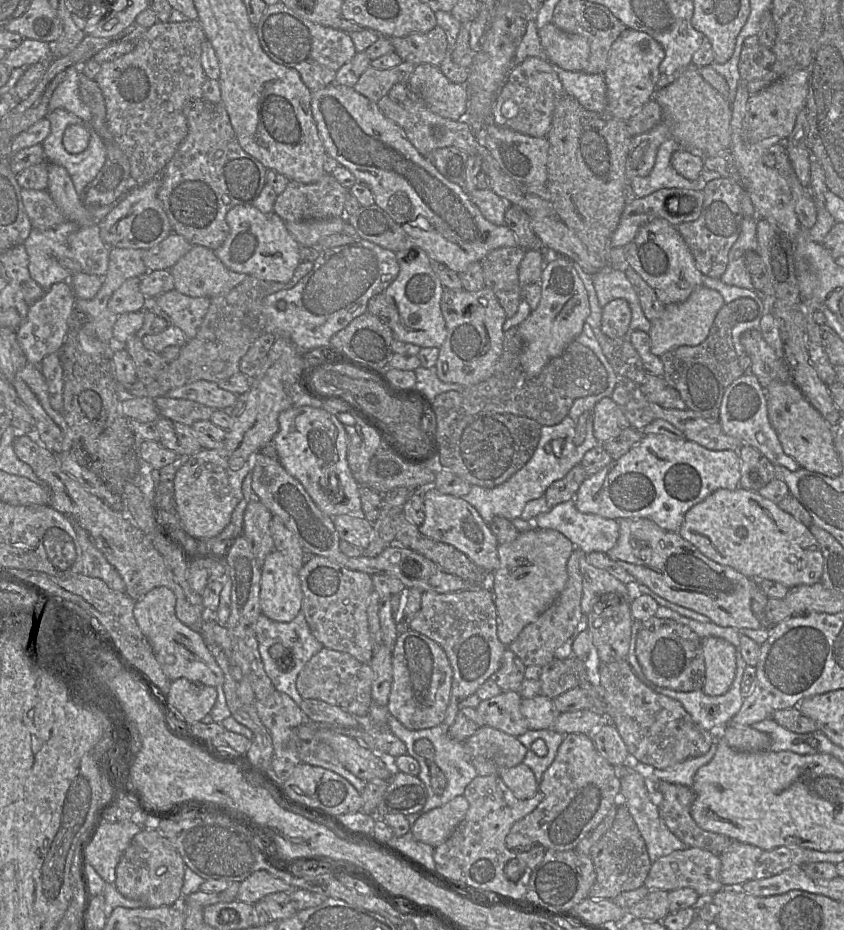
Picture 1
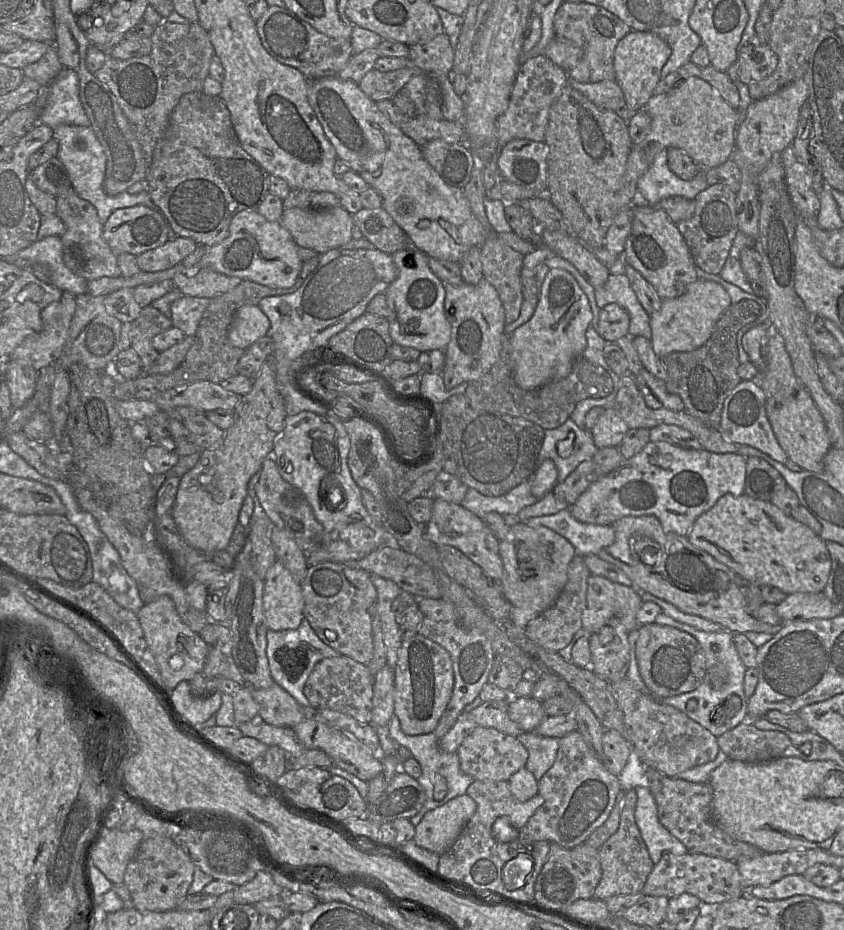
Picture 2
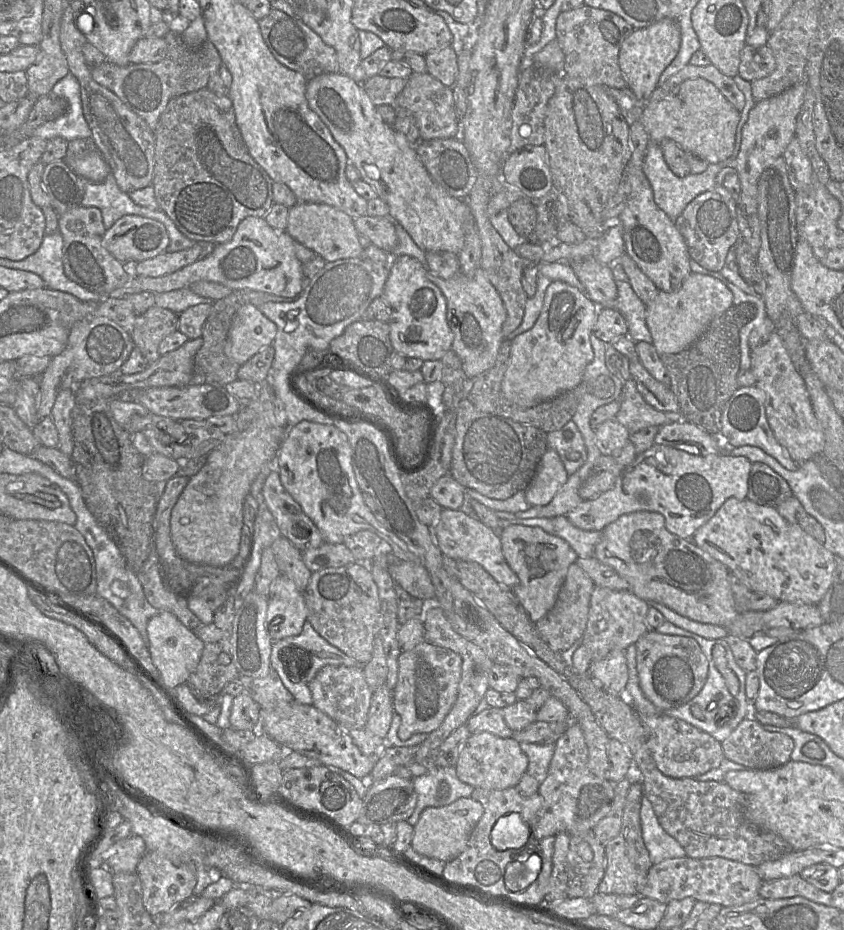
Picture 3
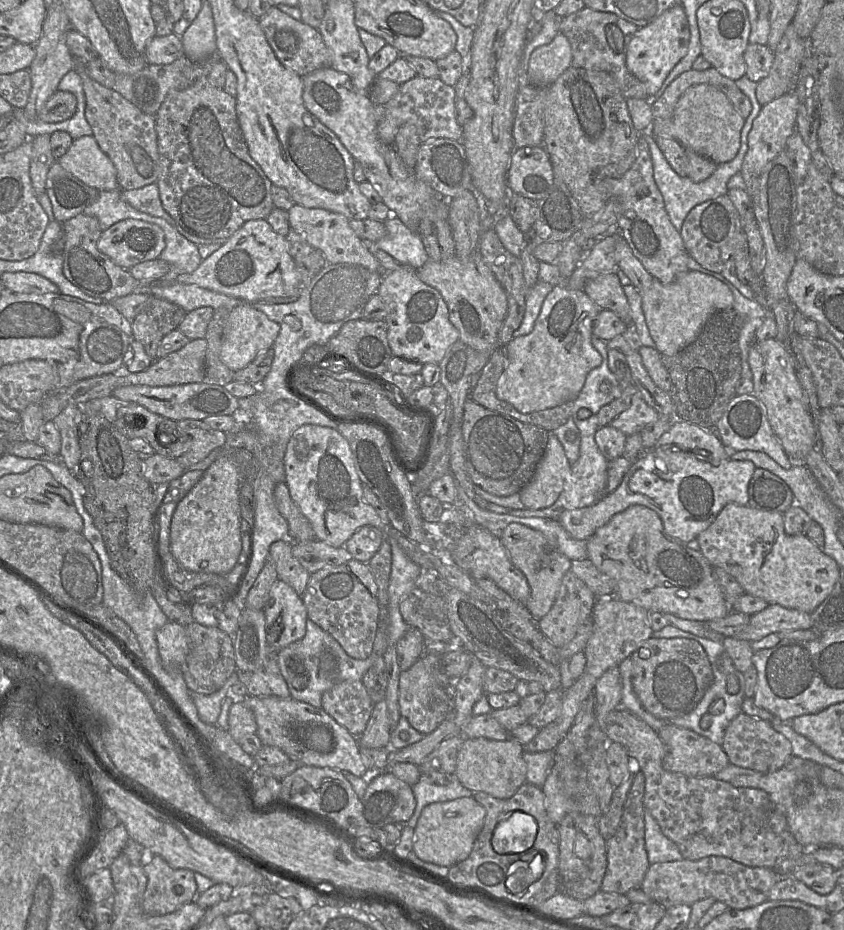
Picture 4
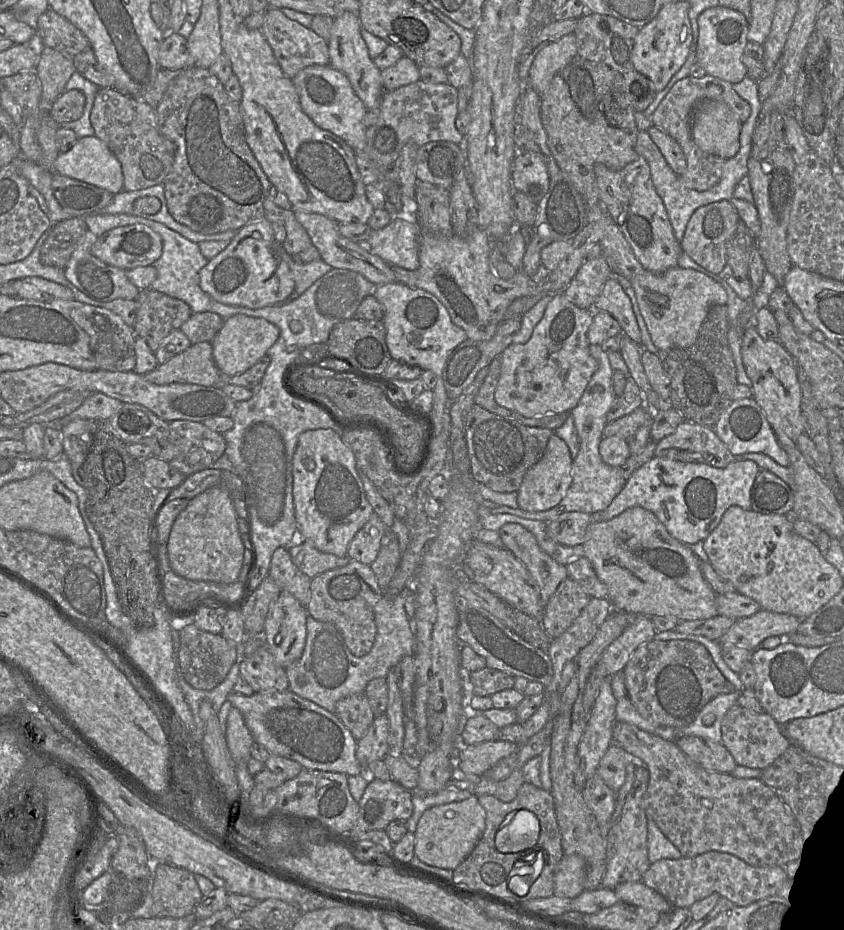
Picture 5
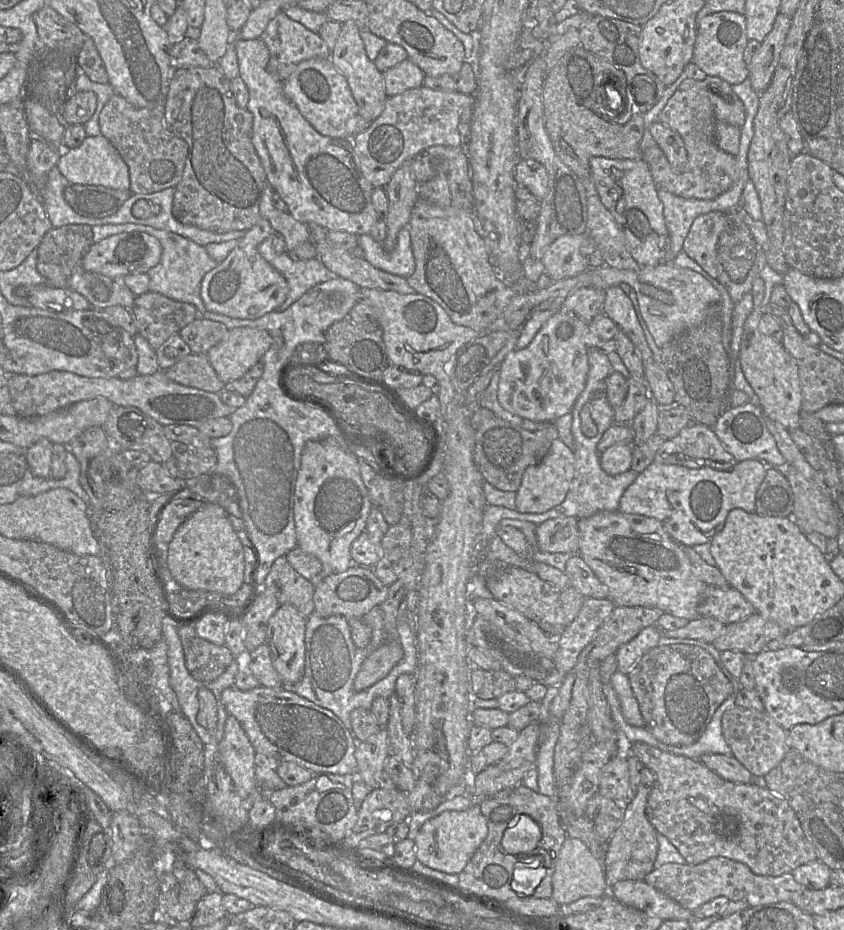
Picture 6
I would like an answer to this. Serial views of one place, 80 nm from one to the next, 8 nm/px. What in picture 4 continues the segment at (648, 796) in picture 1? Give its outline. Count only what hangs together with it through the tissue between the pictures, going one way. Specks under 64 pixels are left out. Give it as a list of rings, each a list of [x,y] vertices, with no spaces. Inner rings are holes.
[[[644,809],[645,847],[650,865],[659,862],[680,861],[684,857],[679,847],[666,837],[648,809]]]

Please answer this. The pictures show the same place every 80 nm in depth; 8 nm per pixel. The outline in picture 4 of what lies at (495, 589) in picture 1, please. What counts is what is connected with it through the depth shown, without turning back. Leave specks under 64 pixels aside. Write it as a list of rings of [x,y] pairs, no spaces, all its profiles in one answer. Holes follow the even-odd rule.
[[[521,524],[508,525],[502,532],[501,542],[507,550],[511,562],[525,575],[528,581],[530,596],[525,607],[535,619],[541,619],[552,608],[562,579],[571,569],[572,561],[553,547],[541,532]]]

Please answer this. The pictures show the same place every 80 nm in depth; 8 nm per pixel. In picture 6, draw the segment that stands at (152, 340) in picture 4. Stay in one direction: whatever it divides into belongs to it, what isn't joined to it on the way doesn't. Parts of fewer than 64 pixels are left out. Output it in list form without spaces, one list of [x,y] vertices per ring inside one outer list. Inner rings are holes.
[[[151,291],[137,296],[130,311],[137,335],[143,336],[153,350],[199,316],[194,305]]]

